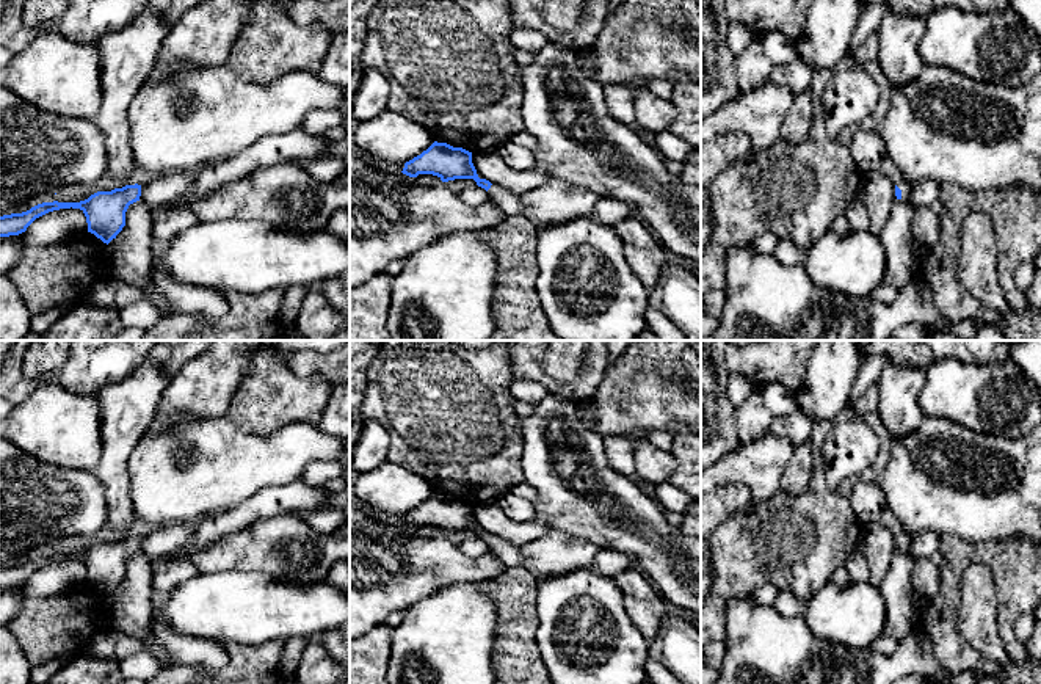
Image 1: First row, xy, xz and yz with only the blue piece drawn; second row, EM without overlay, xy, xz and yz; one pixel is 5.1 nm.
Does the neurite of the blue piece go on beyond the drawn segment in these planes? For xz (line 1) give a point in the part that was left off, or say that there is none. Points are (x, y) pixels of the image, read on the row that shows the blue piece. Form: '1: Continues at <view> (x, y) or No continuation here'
1: Continues at xz (507, 201)

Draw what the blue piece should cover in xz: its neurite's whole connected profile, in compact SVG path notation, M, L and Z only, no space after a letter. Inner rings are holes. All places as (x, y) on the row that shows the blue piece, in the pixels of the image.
M434 141L426 151L404 163L401 171L409 177L419 174L437 176L442 182L455 179L473 179L478 187L484 188L492 202L510 215L524 216L524 204L520 198L497 184L480 179L472 163L472 152L462 147L453 147L447 143Z

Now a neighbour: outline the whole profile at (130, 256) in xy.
M136 201L125 212L122 231L107 245L111 276L136 287L149 286L152 281L155 246L152 237L152 209L143 201Z

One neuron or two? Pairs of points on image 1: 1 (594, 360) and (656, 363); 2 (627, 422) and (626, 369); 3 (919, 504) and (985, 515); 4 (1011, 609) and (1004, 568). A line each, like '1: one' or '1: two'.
1: two
2: one
3: one
4: one

